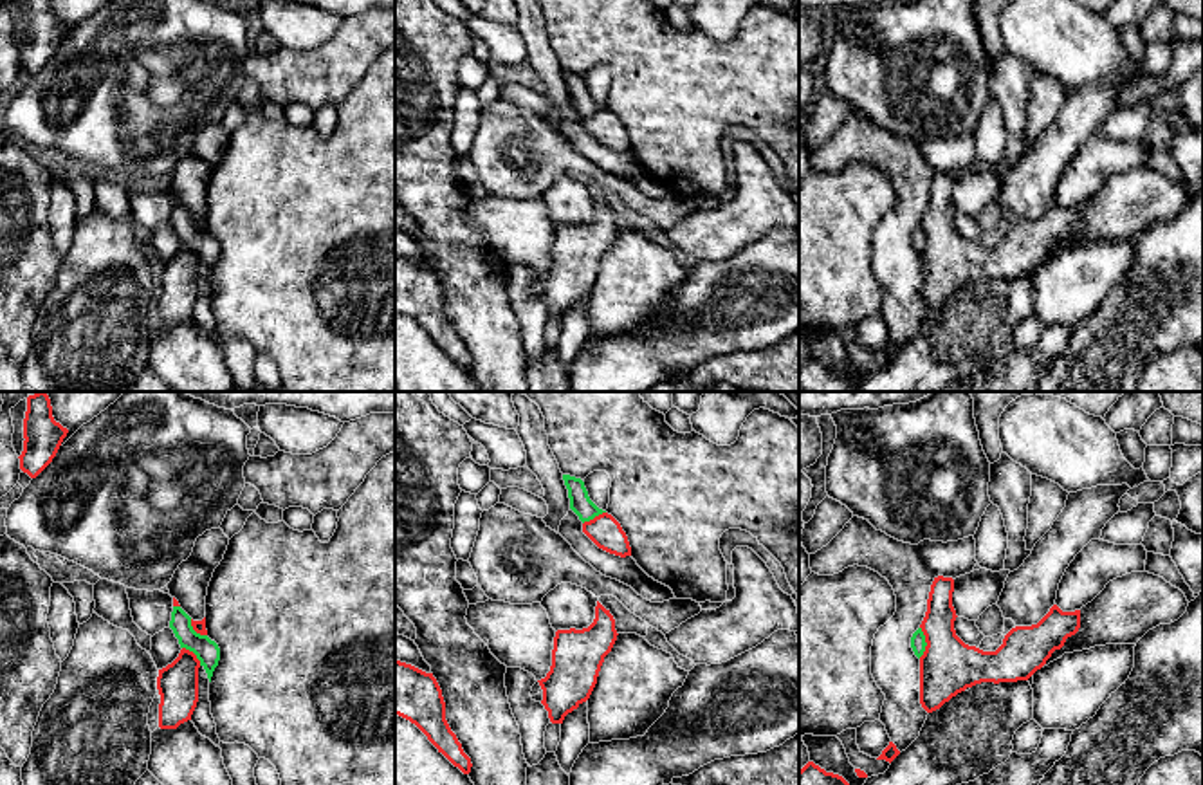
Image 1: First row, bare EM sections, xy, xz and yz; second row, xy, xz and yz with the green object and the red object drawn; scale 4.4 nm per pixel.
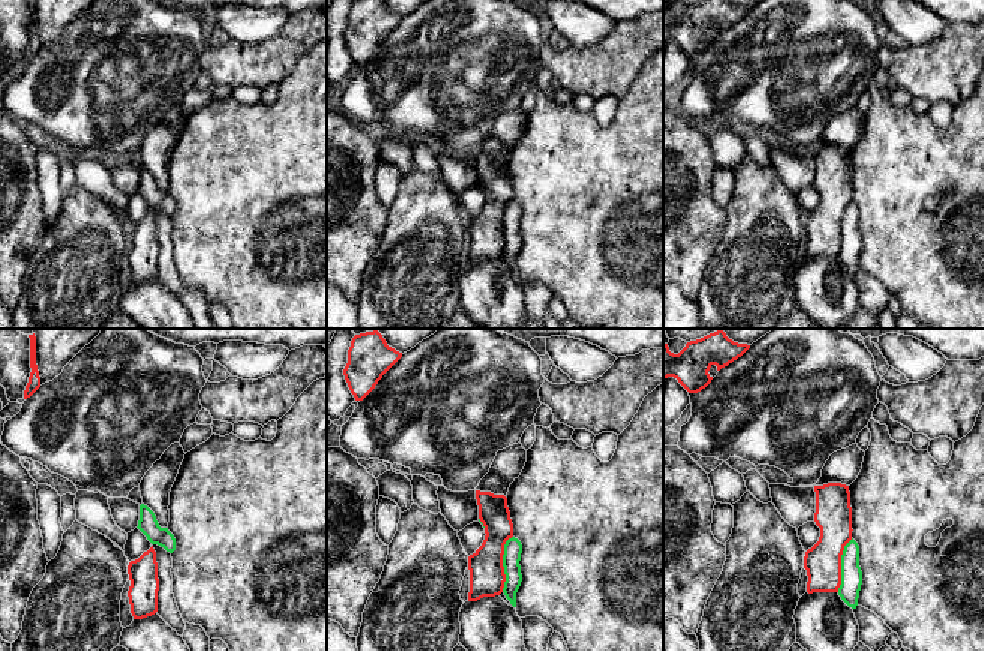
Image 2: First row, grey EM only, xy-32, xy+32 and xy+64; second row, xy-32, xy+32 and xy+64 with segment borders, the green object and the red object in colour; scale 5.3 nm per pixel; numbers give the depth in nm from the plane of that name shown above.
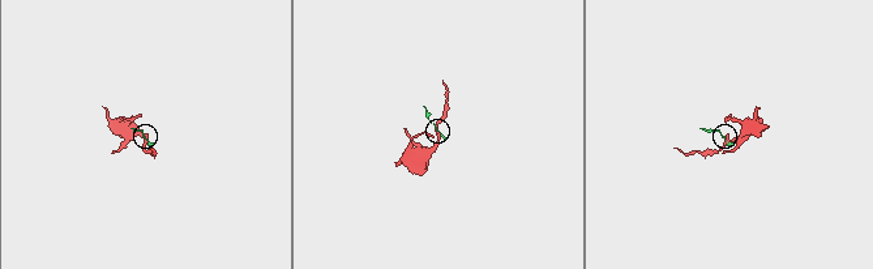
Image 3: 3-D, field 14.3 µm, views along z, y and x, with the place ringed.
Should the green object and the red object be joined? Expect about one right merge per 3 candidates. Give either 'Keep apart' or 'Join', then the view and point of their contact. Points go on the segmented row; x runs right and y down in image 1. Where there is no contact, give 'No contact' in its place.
Keep apart. Touches green at yz (926, 643)

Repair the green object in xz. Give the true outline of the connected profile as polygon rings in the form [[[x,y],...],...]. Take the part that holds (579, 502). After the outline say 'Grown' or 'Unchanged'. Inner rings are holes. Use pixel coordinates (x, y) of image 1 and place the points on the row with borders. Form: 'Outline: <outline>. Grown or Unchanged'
Outline: [[[563,475],[563,480],[568,489],[570,509],[579,516],[583,523],[606,513],[590,500],[584,482],[581,478]]]. Unchanged

